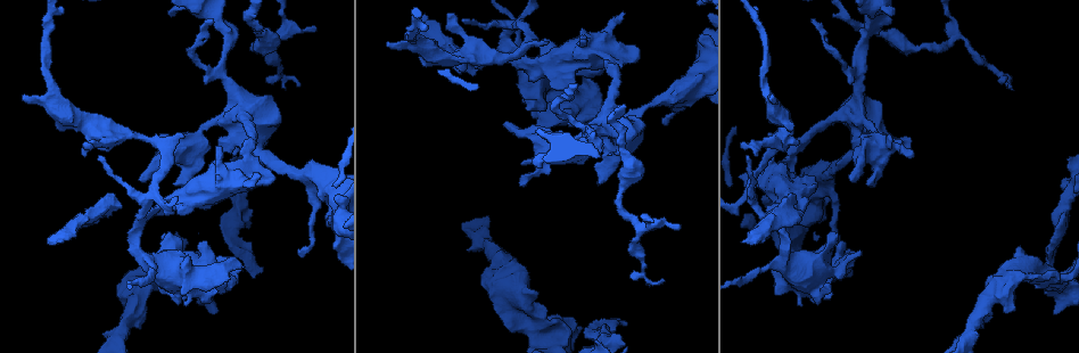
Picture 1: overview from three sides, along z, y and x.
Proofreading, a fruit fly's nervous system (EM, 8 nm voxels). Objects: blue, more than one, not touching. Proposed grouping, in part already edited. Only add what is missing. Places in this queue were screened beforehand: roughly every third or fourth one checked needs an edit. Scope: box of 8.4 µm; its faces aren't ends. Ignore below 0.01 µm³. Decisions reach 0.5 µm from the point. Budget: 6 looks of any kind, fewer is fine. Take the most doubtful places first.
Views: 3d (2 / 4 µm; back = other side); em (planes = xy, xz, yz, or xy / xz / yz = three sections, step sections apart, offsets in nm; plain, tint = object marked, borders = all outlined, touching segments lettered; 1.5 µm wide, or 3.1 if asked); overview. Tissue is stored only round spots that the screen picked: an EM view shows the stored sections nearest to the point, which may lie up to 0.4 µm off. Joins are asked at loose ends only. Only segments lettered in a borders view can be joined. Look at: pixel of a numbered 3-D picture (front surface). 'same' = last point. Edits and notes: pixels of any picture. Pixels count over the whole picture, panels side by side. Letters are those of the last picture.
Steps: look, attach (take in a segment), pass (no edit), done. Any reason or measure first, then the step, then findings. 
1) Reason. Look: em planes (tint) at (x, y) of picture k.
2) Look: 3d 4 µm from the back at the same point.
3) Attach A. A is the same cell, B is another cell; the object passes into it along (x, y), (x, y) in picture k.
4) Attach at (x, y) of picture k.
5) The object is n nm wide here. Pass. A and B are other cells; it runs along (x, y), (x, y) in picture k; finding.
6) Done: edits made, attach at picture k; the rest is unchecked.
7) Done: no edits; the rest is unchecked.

Branch stops here. Look: em planes (plain) at (260, 272) of picture 1.

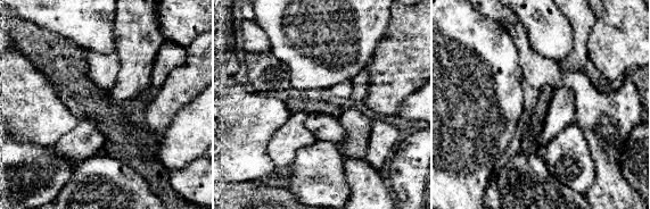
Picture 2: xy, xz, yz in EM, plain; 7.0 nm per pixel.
Look: em planes (borders) at the same point.

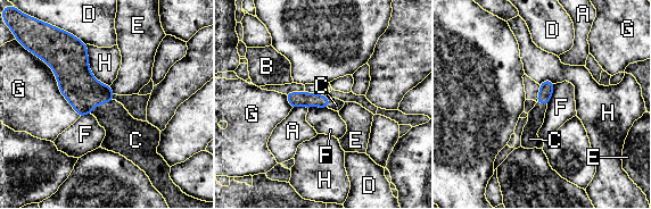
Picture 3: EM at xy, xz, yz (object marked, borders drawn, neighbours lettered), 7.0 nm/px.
The longest contact is with G, 500 nm. Attach C. C is the same cell, A, B, D, E, F, G and H are other cells; the object passes into it along (82, 90), (100, 103), (122, 131) in picture 3; the neuron continues.

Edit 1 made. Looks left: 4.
Look: overview.

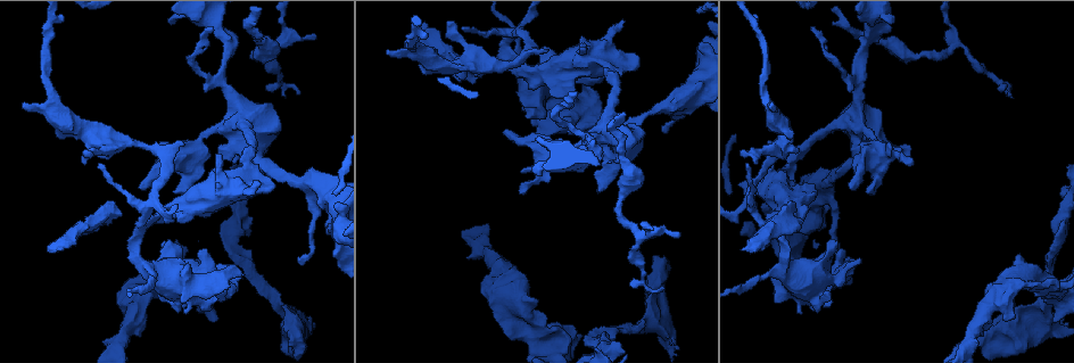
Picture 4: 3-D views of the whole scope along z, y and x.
Branch stops here. Look: 3d 2 µm at (202, 250) of picture 4.

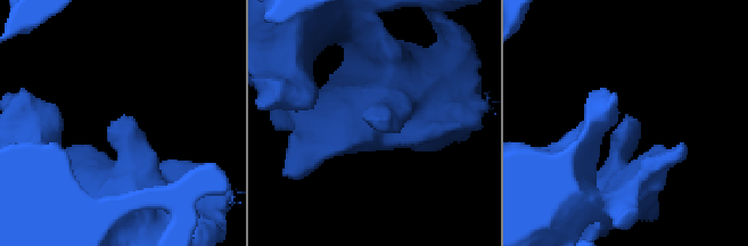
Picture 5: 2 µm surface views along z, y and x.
Shape alone is not enough. Look: em planes (borders) at (123, 116) of picture 5.

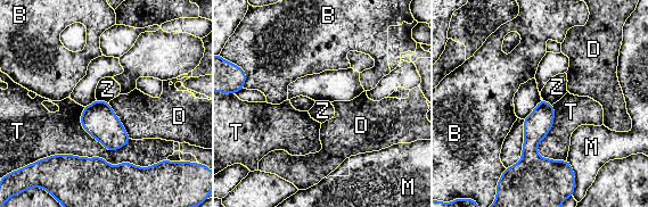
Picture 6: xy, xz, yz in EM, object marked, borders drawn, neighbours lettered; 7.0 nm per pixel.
The longest contact is with T, 700 nm. Pass. B, D, M, T and Z are other cells; no lettered segment goes on from it.

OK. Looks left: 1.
Done: edits made, attach at picture 3; the rest is unchecked.

